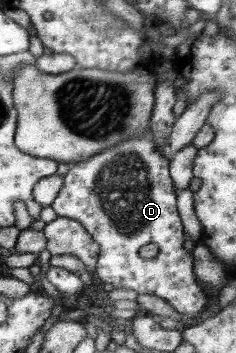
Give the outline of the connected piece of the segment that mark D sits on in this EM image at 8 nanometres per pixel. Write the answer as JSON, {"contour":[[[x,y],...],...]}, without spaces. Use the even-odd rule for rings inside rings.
{"contour":[[[150,132],[135,135],[94,158],[70,165],[63,177],[62,189],[51,206],[57,217],[82,223],[100,244],[97,274],[104,284],[161,298],[178,313],[194,317],[206,309],[208,295],[196,283],[192,253],[184,251],[184,231],[176,211],[170,163],[158,143]],[[150,243],[158,245],[158,255],[150,260],[142,259],[138,249]]]}

